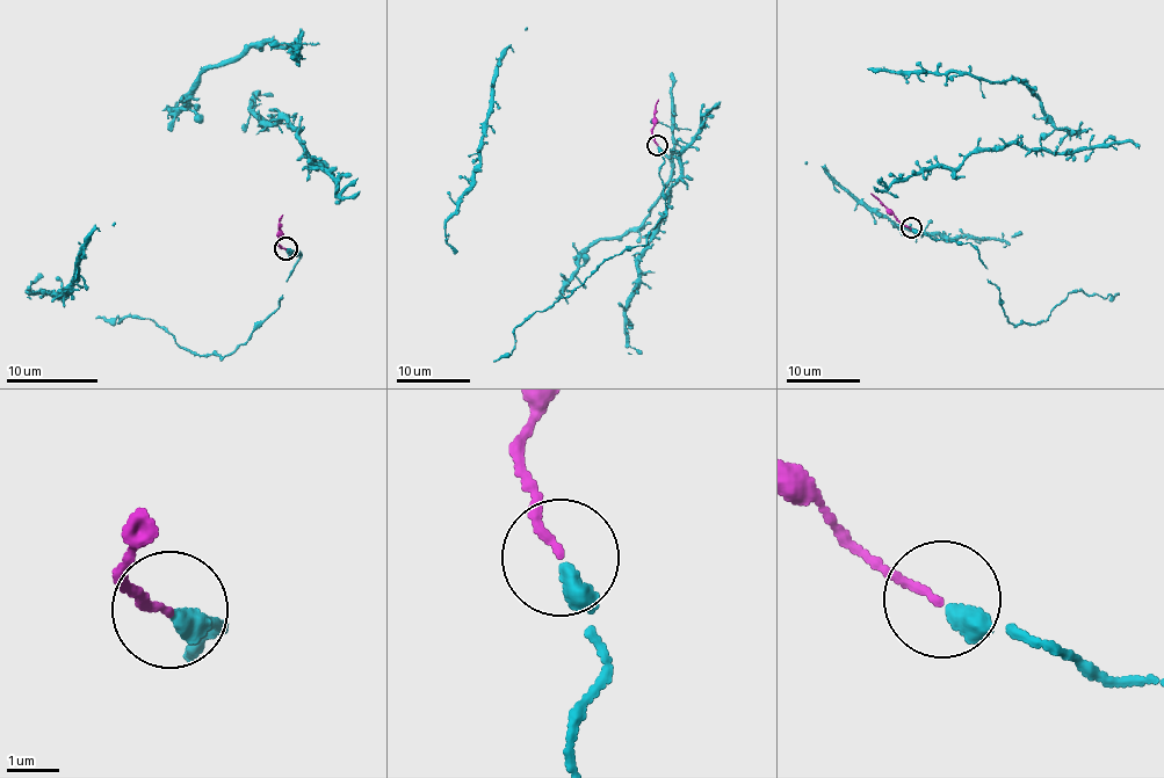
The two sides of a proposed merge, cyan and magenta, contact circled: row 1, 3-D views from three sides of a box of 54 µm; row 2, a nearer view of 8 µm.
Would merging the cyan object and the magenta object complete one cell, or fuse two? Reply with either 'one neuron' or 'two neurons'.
one neuron

